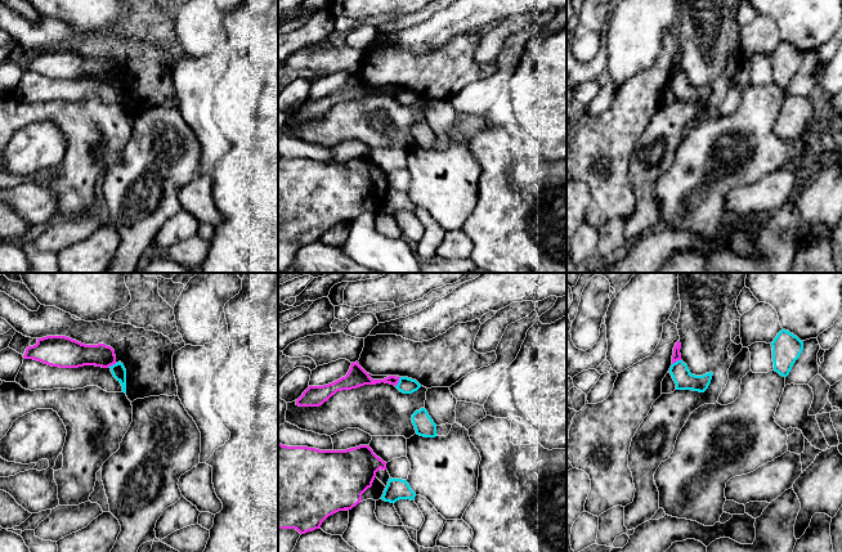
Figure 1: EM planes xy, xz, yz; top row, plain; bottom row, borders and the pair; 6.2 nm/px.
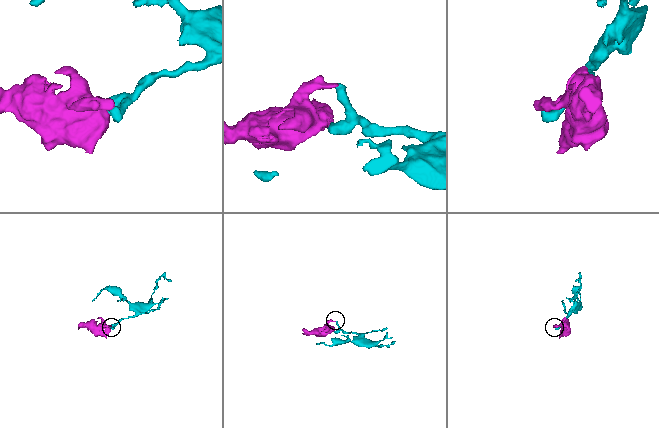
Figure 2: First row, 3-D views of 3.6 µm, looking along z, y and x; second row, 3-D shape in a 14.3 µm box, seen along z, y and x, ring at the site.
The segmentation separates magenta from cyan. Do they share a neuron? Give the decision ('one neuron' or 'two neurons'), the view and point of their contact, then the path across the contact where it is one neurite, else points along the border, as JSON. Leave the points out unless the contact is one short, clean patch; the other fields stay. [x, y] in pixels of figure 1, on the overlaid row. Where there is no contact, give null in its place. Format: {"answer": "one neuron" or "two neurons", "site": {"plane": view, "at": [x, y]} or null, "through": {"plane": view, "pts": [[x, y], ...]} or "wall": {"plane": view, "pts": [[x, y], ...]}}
{"answer": "two neurons", "site": {"plane": "xz", "at": [398, 381]}, "wall": {"plane": "xz", "pts": [[401, 377], [395, 386]]}}

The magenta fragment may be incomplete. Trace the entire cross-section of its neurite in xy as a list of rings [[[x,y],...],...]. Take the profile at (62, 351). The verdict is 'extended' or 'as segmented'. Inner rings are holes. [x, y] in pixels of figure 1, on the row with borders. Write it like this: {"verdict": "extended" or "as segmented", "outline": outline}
{"verdict": "as segmented", "outline": [[[46,336],[28,346],[24,359],[33,359],[59,368],[95,365],[108,368],[116,364],[115,350],[104,344],[85,345],[66,336]]]}

